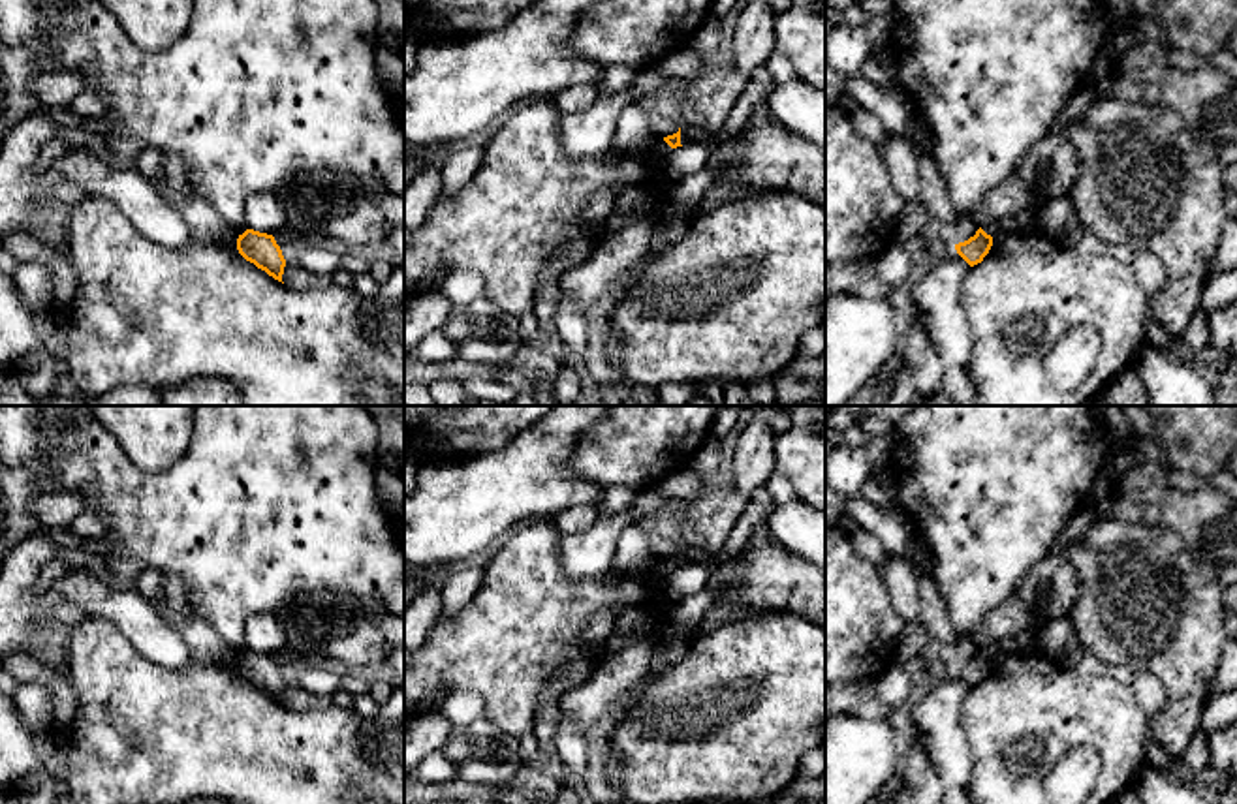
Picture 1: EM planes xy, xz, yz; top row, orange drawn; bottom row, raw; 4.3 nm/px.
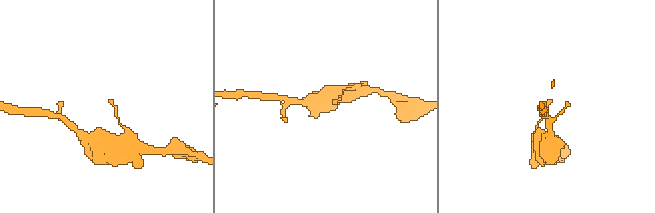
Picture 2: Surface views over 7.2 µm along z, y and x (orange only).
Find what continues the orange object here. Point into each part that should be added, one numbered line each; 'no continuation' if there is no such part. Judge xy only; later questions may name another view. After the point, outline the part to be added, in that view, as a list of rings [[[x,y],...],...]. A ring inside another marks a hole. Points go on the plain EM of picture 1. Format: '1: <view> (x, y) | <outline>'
no continuation

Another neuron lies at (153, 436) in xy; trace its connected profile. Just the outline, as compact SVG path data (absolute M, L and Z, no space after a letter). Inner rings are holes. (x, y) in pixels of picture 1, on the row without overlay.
M88 406L88 415L118 441L135 468L158 473L188 449L196 406Z

